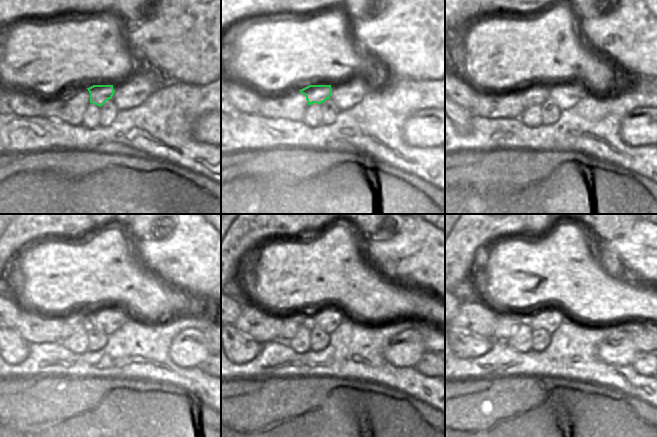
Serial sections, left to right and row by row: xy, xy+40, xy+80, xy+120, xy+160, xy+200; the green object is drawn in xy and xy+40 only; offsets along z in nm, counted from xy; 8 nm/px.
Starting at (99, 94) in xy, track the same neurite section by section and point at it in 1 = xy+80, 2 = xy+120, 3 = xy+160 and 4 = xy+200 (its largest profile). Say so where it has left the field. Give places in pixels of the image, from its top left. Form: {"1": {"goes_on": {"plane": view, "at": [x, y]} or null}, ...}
{"1": {"goes_on": {"plane": "xy+80", "at": [535, 94]}}, "2": {"goes_on": {"plane": "xy+120", "at": [71, 324]}}, "3": {"goes_on": {"plane": "xy+160", "at": [289, 324]}}, "4": {"goes_on": {"plane": "xy+200", "at": [507, 324]}}}

